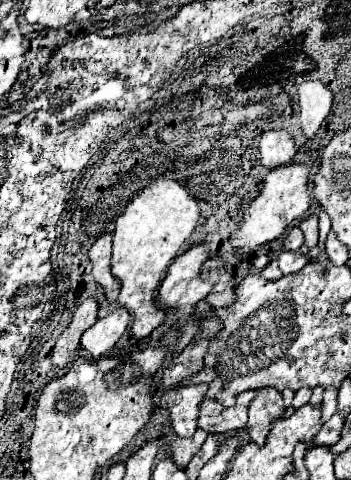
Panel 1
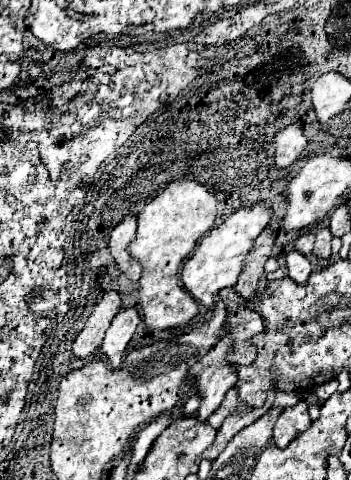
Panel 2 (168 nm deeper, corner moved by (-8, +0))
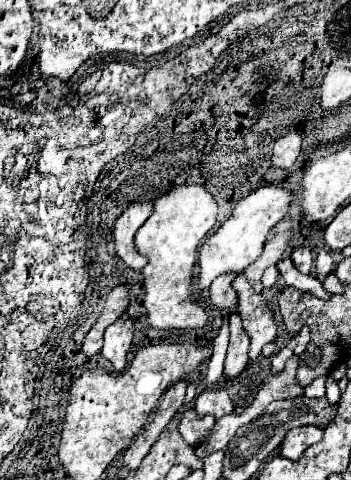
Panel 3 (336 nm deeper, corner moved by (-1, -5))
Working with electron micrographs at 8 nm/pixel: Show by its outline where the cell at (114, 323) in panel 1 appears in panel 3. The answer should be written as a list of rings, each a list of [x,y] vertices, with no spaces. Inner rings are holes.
[[[123,314],[105,332],[105,344],[101,354],[113,364],[115,372],[121,372],[127,364],[127,352],[133,342],[133,320]]]

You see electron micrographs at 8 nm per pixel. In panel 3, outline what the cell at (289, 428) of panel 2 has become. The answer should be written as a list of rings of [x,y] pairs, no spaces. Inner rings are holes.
[[[301,426],[301,428],[293,428],[289,430],[289,434],[285,436],[283,444],[281,444],[281,456],[297,462],[301,458],[301,454],[315,442],[321,442],[323,438],[323,430],[317,426]]]

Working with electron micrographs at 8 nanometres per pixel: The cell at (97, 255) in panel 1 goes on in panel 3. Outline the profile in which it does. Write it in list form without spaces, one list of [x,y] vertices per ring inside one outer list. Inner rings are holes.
[[[137,202],[131,204],[115,222],[115,250],[123,262],[127,262],[129,268],[141,270],[147,262],[143,254],[133,246],[135,232],[143,226],[143,222],[153,214],[153,202]]]

